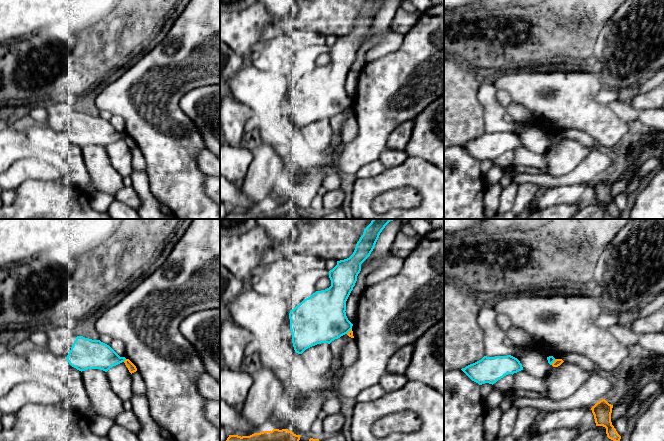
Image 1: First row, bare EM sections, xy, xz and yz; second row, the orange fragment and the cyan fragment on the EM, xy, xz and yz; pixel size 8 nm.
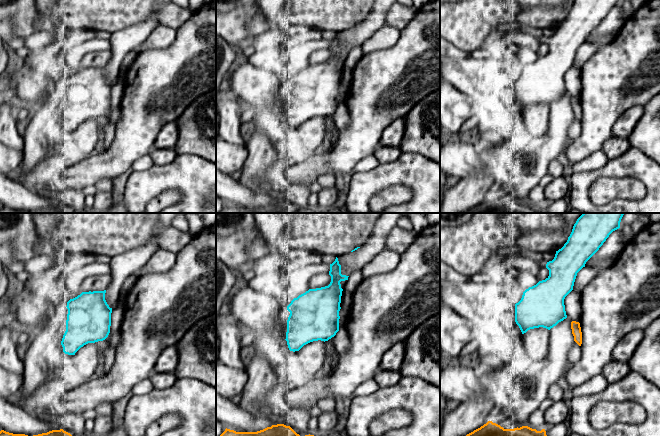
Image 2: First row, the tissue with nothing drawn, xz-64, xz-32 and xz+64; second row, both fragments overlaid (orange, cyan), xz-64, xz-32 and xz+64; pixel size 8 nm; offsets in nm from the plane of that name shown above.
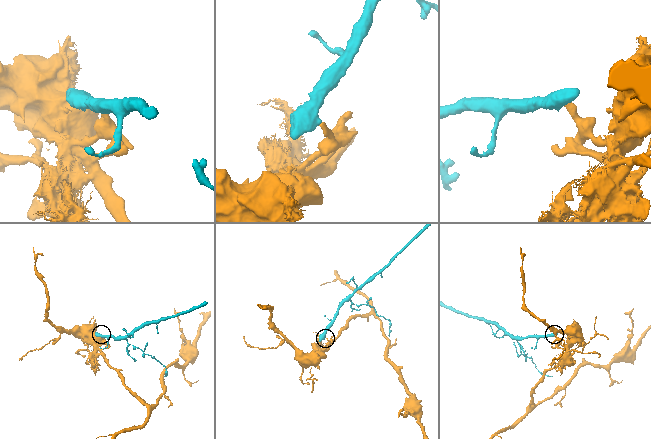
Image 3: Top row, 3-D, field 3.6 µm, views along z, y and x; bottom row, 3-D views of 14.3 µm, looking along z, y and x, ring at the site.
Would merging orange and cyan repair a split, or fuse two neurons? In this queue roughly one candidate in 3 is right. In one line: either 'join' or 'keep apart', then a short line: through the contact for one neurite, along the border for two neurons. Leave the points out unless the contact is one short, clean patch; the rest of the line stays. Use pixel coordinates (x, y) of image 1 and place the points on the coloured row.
keep apart | xy (125, 358), (123, 361)

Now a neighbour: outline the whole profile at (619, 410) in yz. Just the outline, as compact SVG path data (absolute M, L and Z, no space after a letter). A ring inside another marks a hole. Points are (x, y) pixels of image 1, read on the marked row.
M641 367L638 378L635 381L629 383L629 387L627 389L625 397L616 404L613 404L611 413L612 425L615 423L617 419L625 417L629 406L634 401L634 399L639 395L641 388L643 386L643 382L646 380L646 377L647 373Z

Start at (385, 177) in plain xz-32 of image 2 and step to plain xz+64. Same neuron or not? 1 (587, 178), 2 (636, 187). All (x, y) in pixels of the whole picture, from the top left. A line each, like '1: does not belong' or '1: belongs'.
1: belongs
2: does not belong

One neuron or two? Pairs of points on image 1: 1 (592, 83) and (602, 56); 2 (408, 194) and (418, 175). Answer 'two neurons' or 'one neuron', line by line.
1: two neurons
2: two neurons

